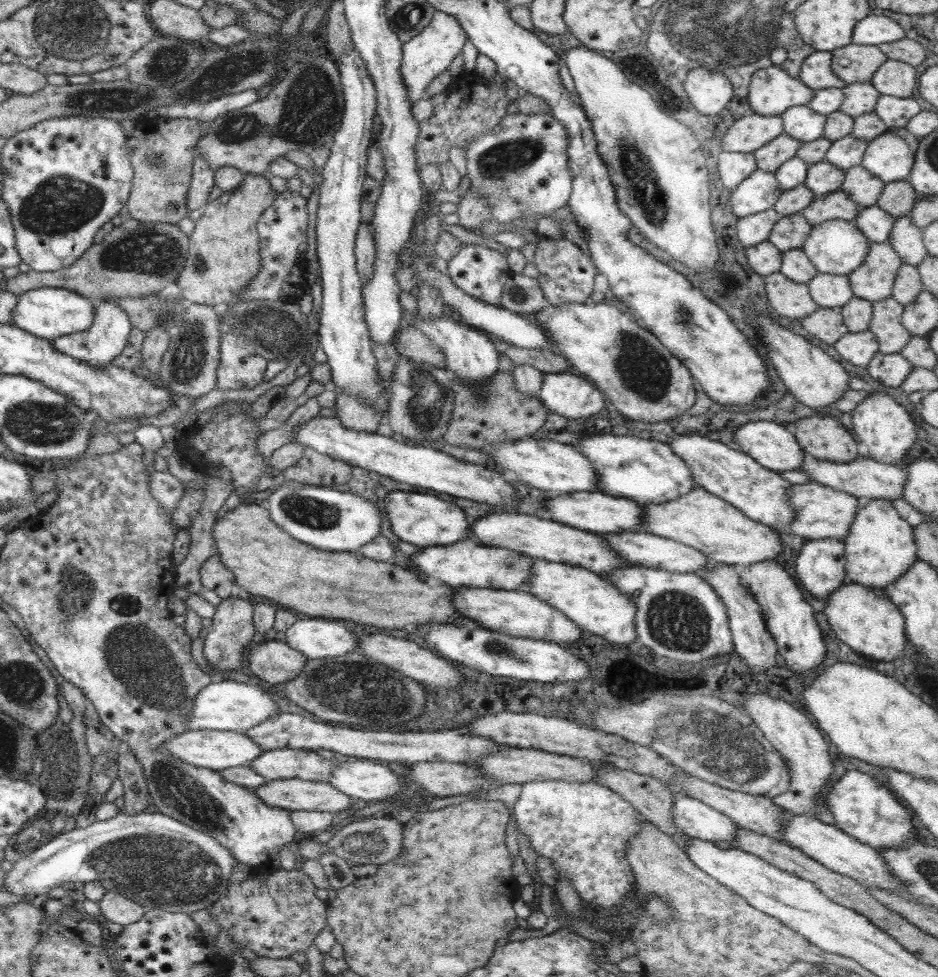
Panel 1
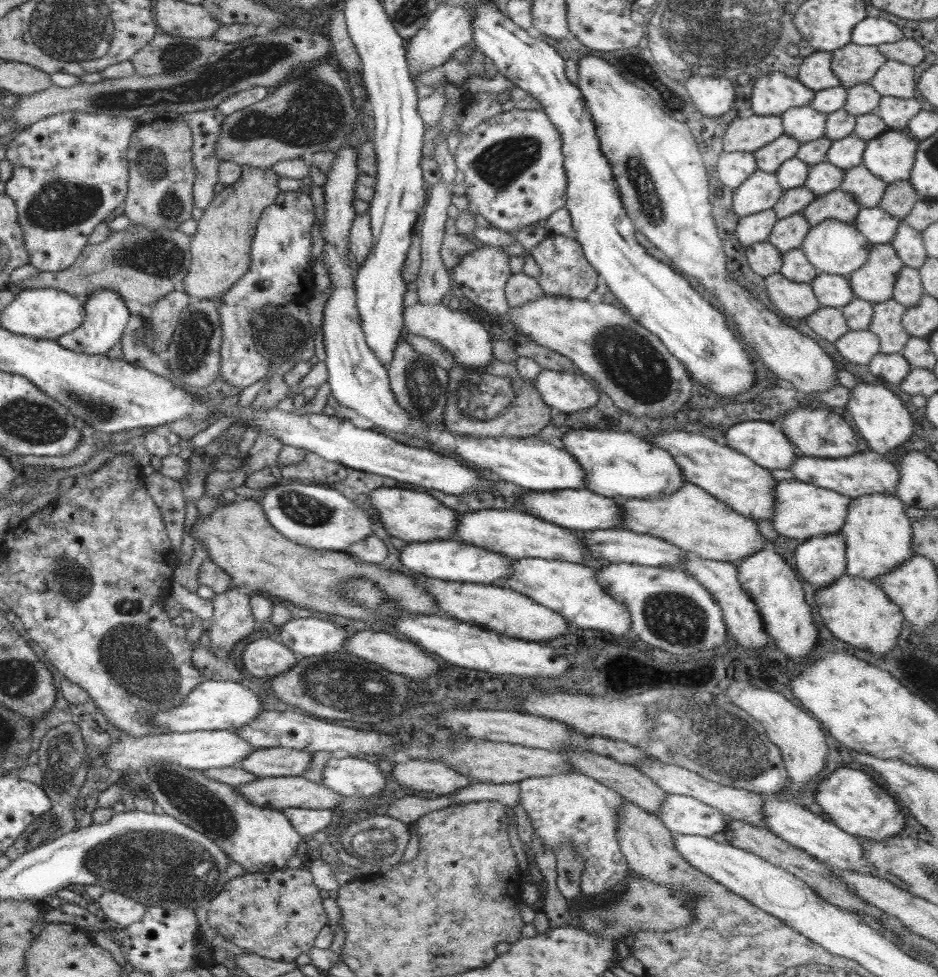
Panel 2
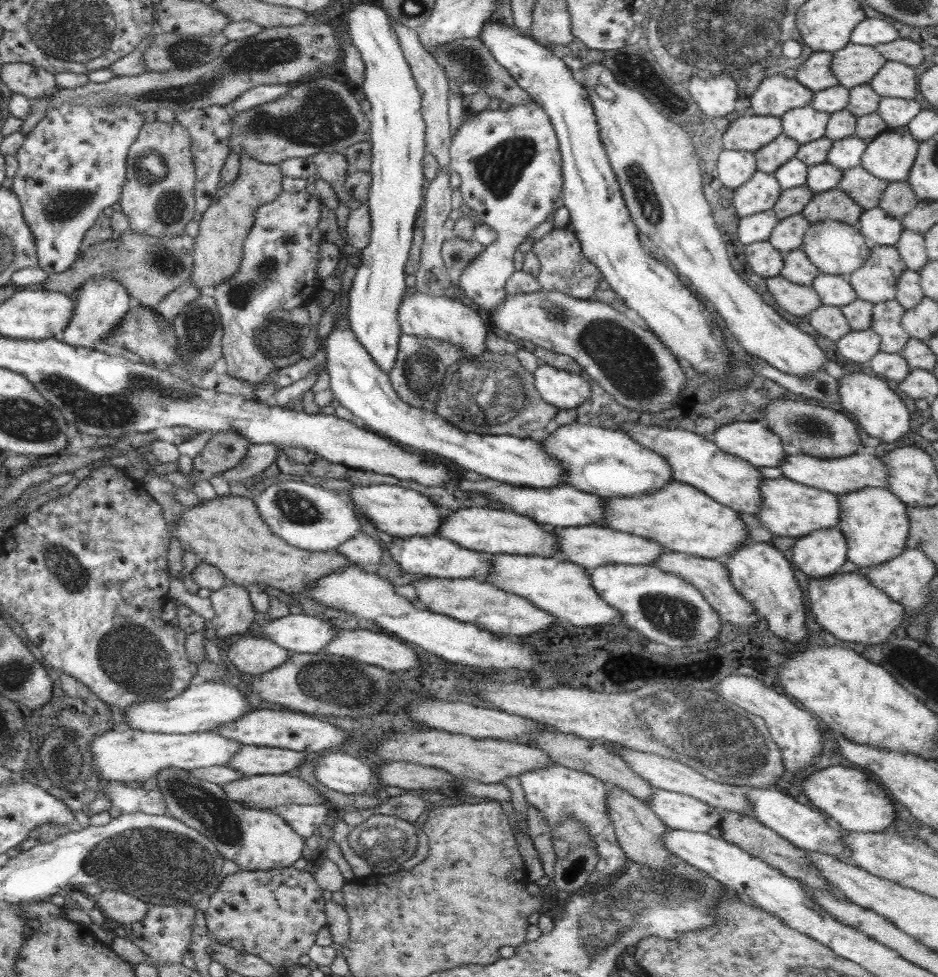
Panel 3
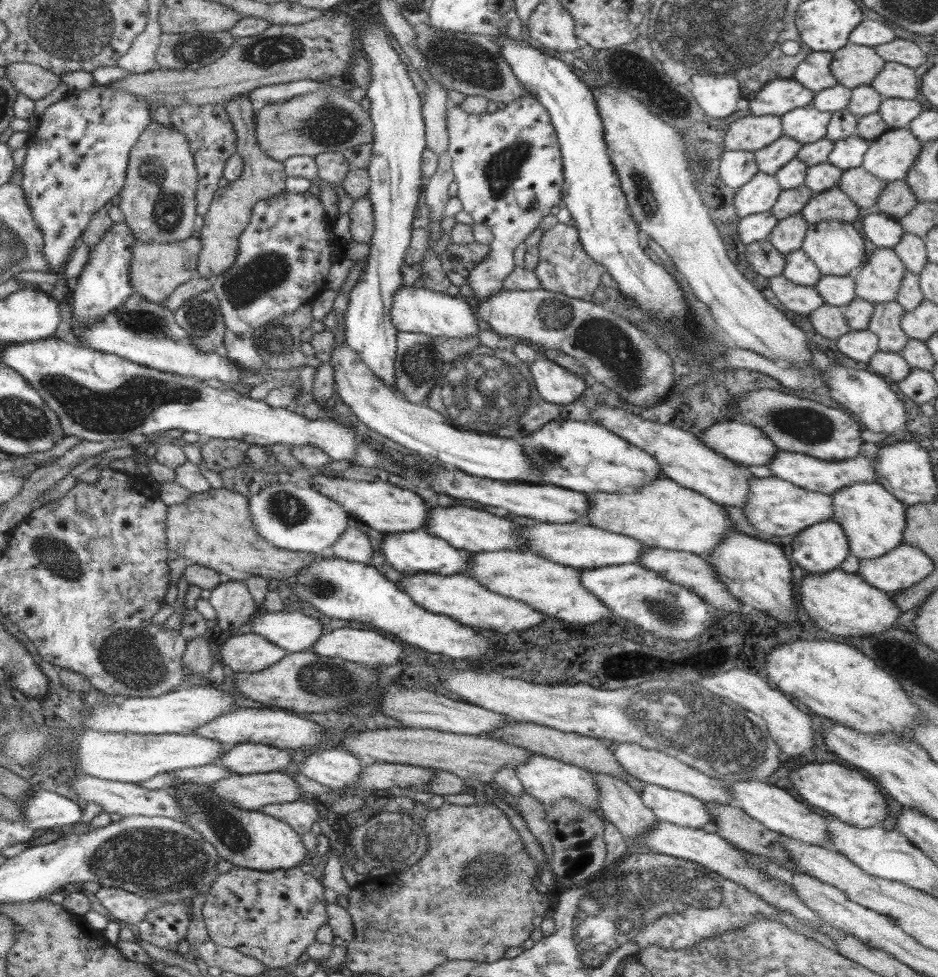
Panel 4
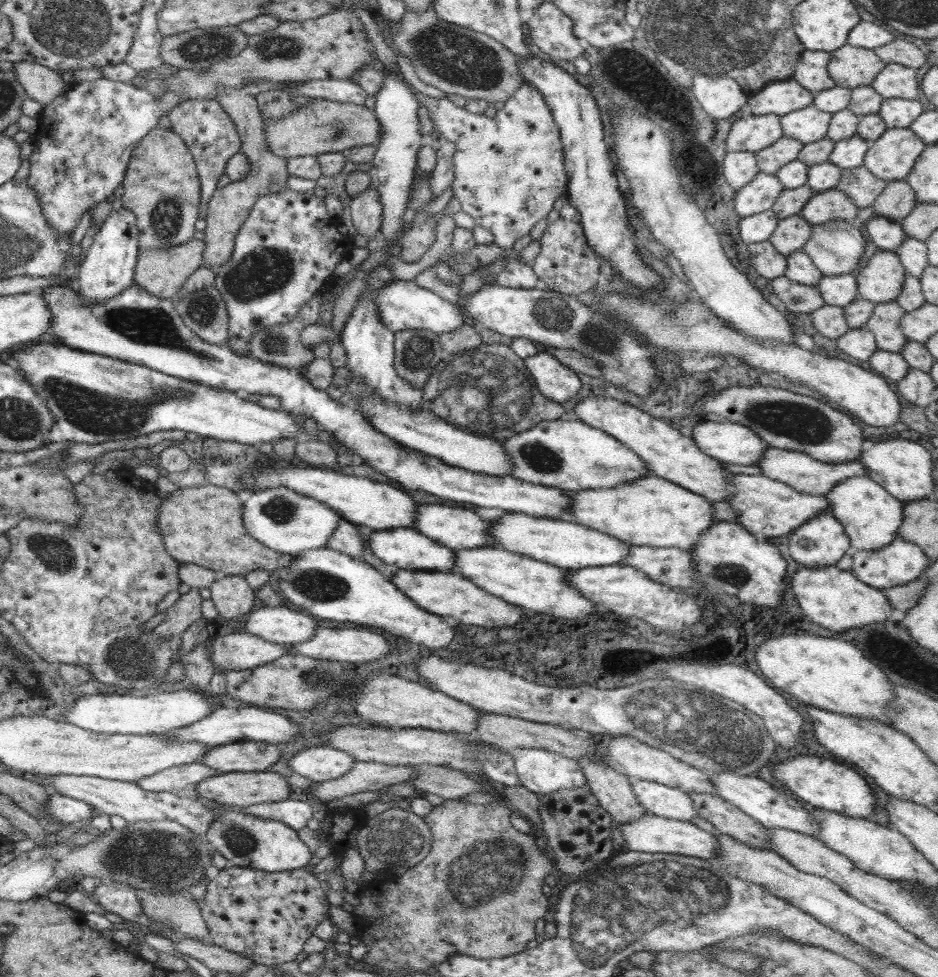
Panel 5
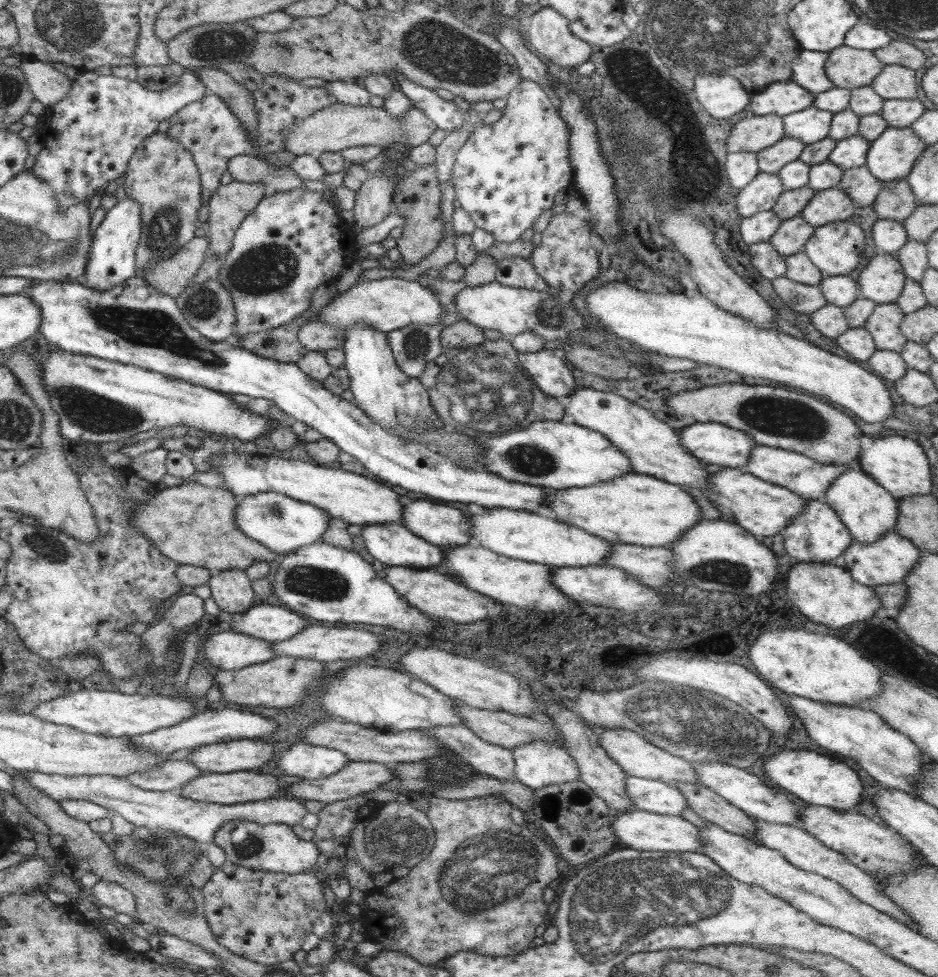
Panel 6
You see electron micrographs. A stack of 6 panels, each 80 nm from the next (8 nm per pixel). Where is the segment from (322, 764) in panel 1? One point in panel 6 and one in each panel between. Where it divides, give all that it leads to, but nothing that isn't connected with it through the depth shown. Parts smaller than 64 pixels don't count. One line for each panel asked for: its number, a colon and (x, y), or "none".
2: (263, 763)
3: (250, 760)
4: (247, 758)
5: (244, 756)
6: (239, 755)

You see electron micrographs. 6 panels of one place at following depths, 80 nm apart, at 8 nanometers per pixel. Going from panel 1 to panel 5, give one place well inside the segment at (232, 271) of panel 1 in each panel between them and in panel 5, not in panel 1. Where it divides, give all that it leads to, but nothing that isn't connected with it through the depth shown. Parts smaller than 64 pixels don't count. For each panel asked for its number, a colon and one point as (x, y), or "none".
2: (220, 250)
3: (218, 250)
4: (229, 213)
5: (230, 206)

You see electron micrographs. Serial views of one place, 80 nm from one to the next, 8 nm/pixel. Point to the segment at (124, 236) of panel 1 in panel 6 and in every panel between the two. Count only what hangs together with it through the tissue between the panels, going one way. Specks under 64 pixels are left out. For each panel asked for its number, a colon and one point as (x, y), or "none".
2: (139, 264)
3: (149, 268)
4: (156, 270)
5: (162, 273)
6: (172, 276)

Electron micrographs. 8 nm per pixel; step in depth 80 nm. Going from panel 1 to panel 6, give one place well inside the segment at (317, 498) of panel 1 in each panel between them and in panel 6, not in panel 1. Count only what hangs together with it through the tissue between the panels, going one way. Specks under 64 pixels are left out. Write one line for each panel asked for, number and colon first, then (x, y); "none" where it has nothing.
2: (311, 515)
3: (308, 517)
4: (293, 516)
5: (286, 521)
6: (282, 524)

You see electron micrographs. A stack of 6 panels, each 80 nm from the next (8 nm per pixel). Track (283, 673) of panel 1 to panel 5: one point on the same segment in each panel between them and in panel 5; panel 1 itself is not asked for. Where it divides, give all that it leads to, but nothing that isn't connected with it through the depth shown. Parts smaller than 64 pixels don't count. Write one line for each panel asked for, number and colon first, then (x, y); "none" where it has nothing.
2: (265, 658)
3: (255, 655)
4: (250, 652)
5: (234, 651)

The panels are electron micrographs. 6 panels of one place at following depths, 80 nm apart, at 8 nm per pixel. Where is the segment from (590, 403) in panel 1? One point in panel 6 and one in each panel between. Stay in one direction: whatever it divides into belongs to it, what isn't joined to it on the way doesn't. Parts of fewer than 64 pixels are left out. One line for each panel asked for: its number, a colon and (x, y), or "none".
2: (563, 392)
3: (564, 390)
4: (554, 383)
5: (560, 383)
6: (549, 370)

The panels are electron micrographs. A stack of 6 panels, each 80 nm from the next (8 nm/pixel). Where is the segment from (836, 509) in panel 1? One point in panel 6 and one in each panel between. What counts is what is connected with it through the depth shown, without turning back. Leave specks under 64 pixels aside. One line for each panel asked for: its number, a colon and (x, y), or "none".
2: (802, 510)
3: (788, 508)
4: (775, 507)
5: (767, 508)
6: (763, 509)

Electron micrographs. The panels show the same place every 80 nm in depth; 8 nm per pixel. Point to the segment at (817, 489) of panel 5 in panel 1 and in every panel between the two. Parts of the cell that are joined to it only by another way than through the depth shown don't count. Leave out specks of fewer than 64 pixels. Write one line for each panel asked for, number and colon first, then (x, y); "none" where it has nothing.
1: (864, 477)
2: (863, 473)
3: (838, 476)
4: (809, 473)

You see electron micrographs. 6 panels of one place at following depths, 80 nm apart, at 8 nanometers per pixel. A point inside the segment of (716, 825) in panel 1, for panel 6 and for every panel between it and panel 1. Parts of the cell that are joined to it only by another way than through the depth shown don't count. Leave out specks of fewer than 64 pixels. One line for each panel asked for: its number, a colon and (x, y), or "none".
2: (681, 814)
3: (679, 811)
4: (672, 806)
5: (663, 801)
6: (654, 796)

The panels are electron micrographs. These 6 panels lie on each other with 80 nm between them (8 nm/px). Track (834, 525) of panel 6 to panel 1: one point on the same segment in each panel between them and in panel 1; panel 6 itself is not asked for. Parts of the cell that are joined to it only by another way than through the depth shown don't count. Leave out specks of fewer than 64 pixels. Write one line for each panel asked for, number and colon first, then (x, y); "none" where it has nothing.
1: (820, 566)
2: (820, 560)
3: (821, 553)
4: (822, 547)
5: (822, 541)

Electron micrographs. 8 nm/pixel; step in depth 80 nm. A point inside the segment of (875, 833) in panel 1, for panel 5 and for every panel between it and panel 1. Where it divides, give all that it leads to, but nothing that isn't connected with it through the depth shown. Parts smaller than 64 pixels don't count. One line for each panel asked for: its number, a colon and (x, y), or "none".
2: (854, 802)
3: (851, 800)
4: (843, 792)
5: (827, 785)

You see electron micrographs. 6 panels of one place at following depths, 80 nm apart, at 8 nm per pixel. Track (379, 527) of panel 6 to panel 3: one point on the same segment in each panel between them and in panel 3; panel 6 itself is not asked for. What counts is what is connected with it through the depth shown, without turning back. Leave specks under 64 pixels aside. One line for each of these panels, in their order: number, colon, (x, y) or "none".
3: (436, 556)
4: (418, 551)
5: (406, 548)

